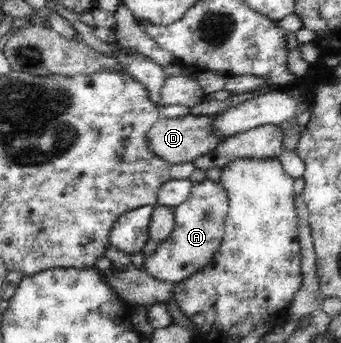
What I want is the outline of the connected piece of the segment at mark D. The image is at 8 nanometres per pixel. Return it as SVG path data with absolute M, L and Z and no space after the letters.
M186 114L177 118L160 118L147 132L147 147L156 156L168 164L192 162L193 159L213 151L221 141L219 136L212 135L213 119L211 115Z

